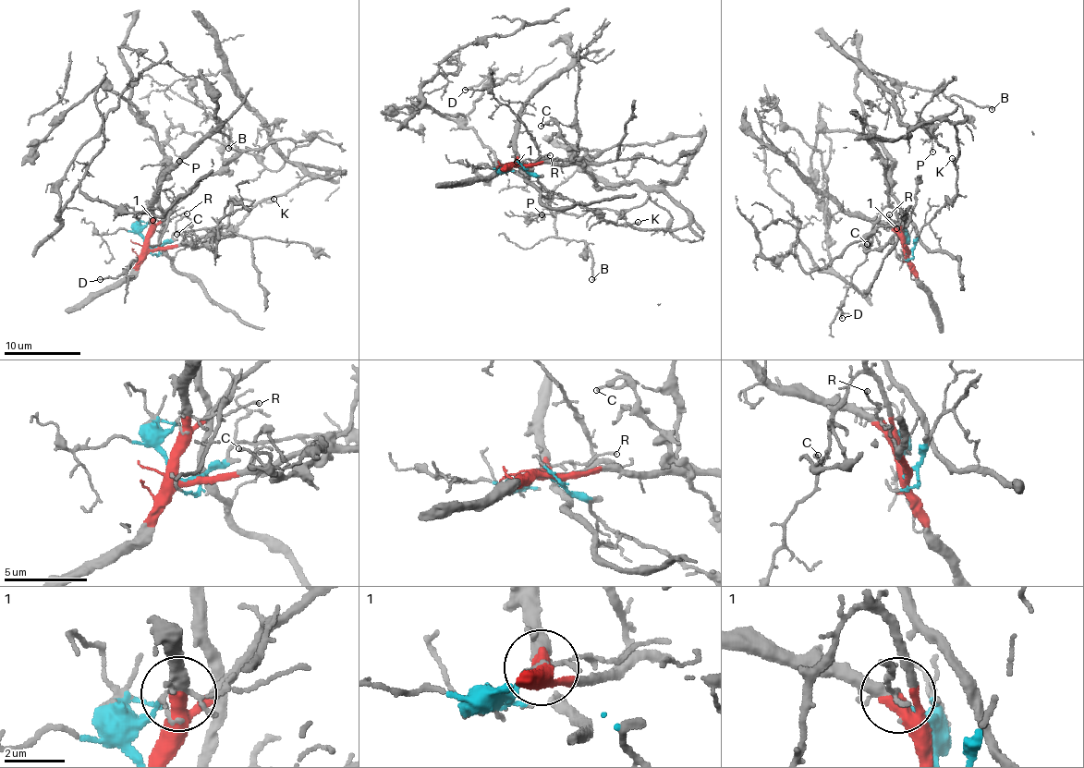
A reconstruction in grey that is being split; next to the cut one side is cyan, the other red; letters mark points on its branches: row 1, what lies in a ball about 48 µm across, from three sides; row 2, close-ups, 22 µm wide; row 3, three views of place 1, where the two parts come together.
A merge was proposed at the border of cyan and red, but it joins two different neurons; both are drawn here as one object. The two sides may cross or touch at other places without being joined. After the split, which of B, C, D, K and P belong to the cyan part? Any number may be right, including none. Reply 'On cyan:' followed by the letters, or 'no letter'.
On cyan: B, K, P

